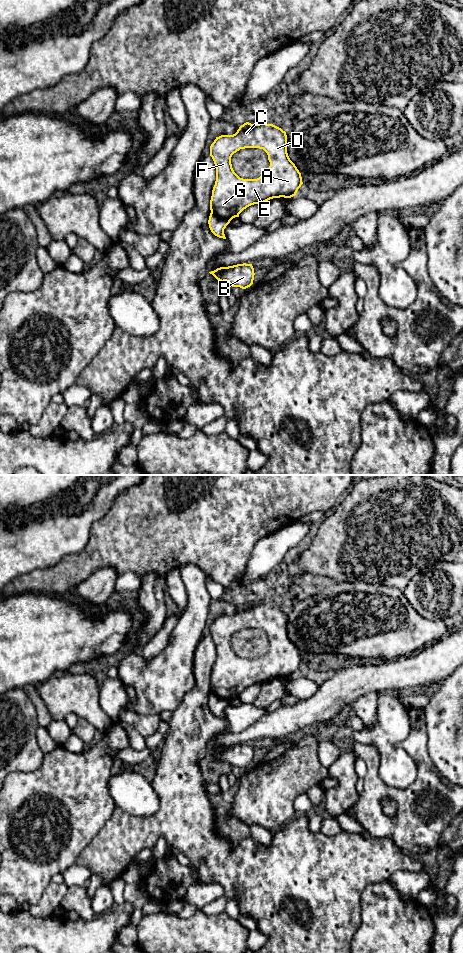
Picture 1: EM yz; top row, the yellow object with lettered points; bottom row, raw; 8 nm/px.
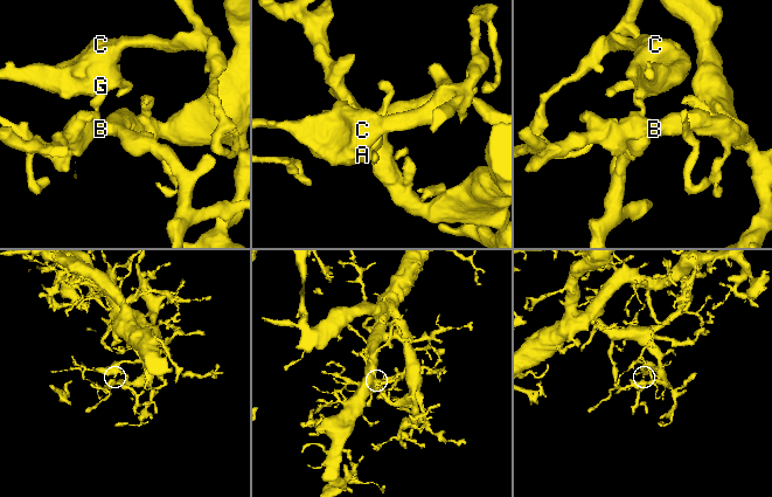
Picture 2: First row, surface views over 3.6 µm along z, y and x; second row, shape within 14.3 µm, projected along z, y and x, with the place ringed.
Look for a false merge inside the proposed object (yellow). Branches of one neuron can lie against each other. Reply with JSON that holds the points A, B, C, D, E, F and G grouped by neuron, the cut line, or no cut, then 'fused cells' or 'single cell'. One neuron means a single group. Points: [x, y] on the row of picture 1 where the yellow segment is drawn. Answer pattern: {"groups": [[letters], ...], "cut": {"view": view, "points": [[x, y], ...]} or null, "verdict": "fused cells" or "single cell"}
{"groups": [["A", "C", "D", "E", "F", "G"], ["B"]], "cut": {"view": "yz", "points": [[211, 212], [221, 218], [225, 218], [229, 222]]}, "verdict": "fused cells"}

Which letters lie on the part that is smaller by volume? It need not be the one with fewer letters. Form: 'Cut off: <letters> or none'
Cut off: A, C, D, E, F, G

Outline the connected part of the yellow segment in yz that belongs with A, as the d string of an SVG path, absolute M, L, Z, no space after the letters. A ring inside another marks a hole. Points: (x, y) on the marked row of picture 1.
M246 122L235 134L216 137L210 156L216 166L210 210L229 222L251 205L295 196L303 184L301 173L287 153L286 132L273 124ZM245 148L259 148L267 153L270 166L265 175L243 179L234 172L231 157Z

